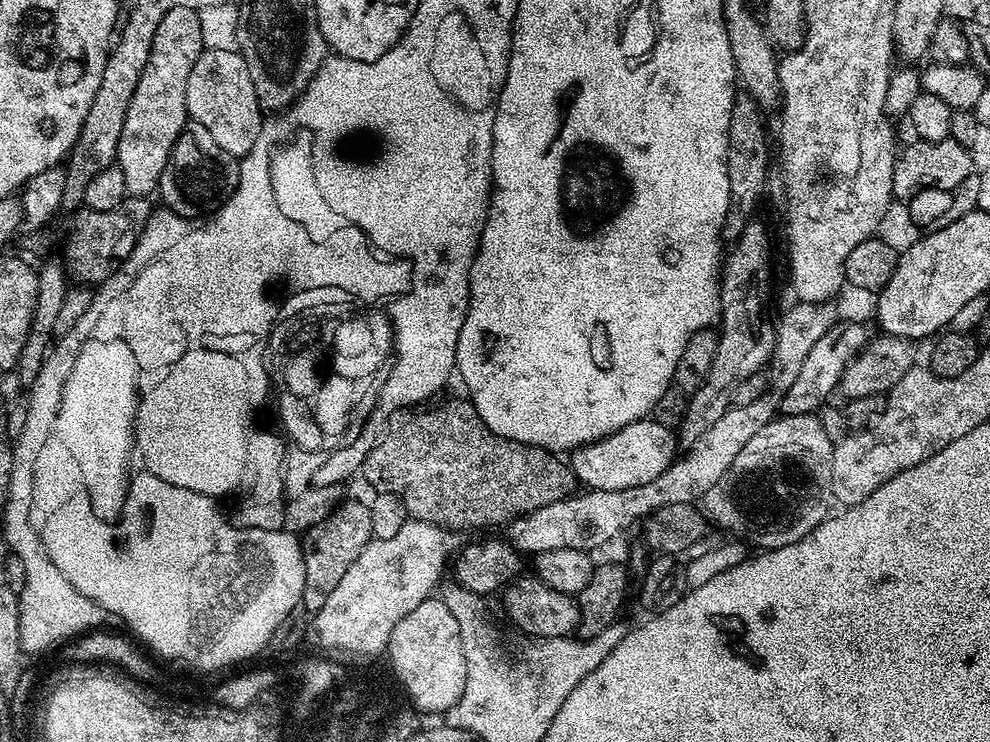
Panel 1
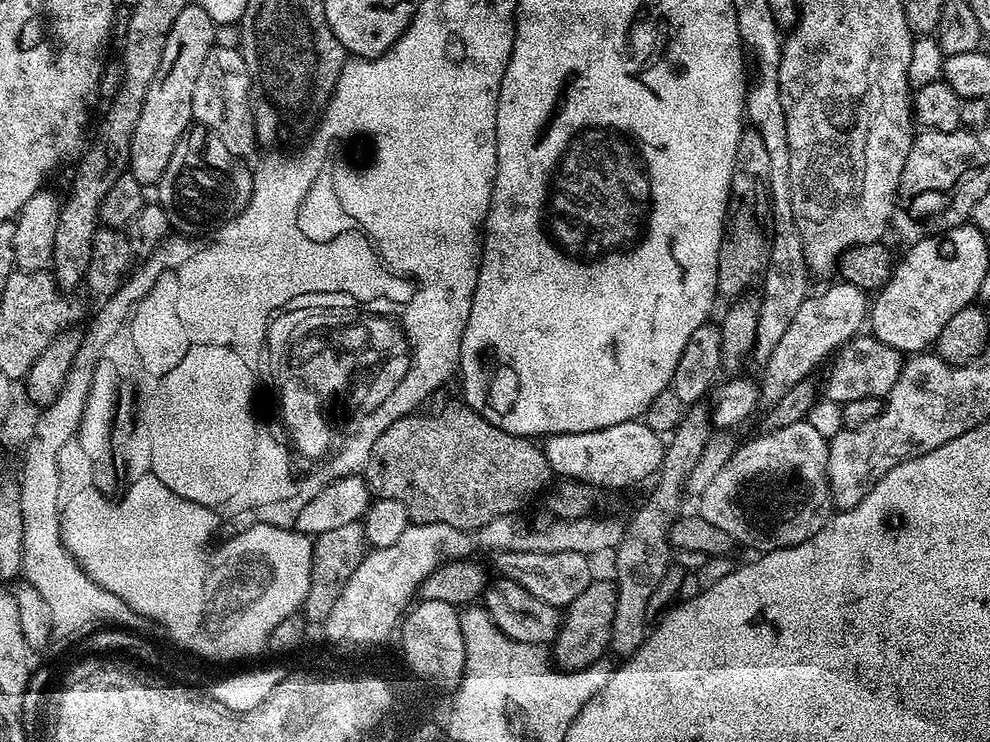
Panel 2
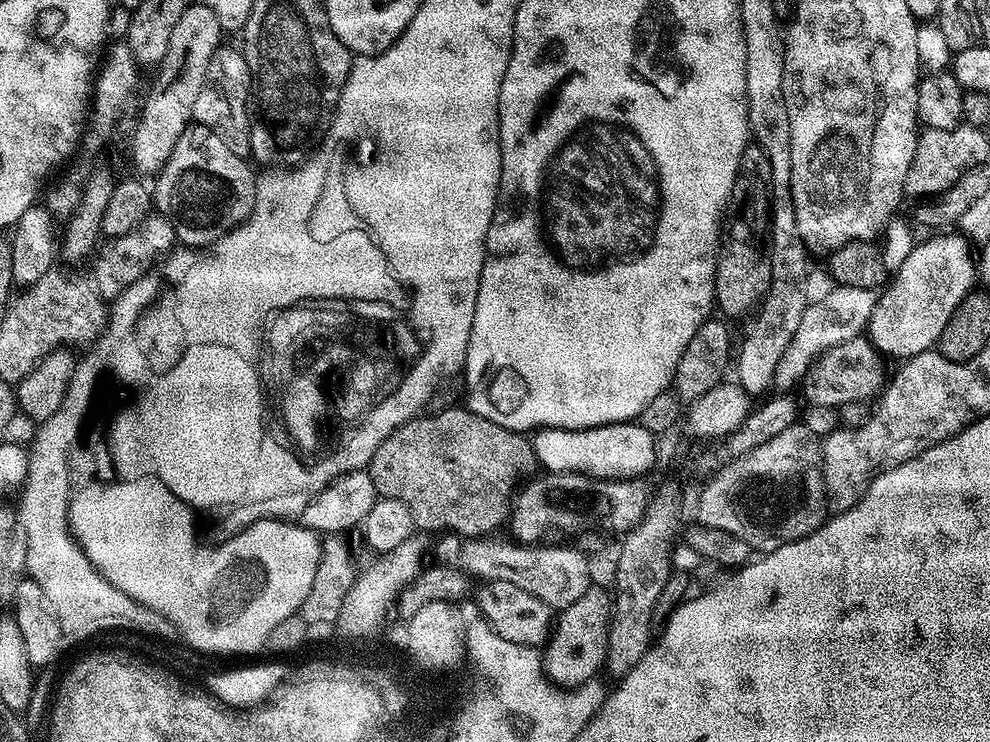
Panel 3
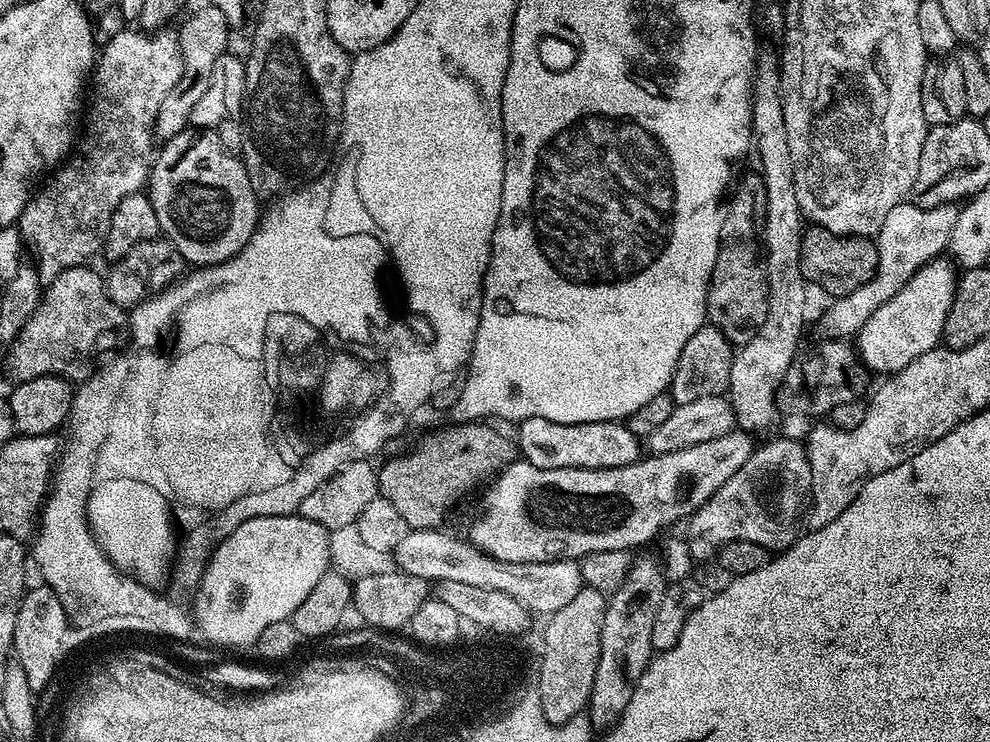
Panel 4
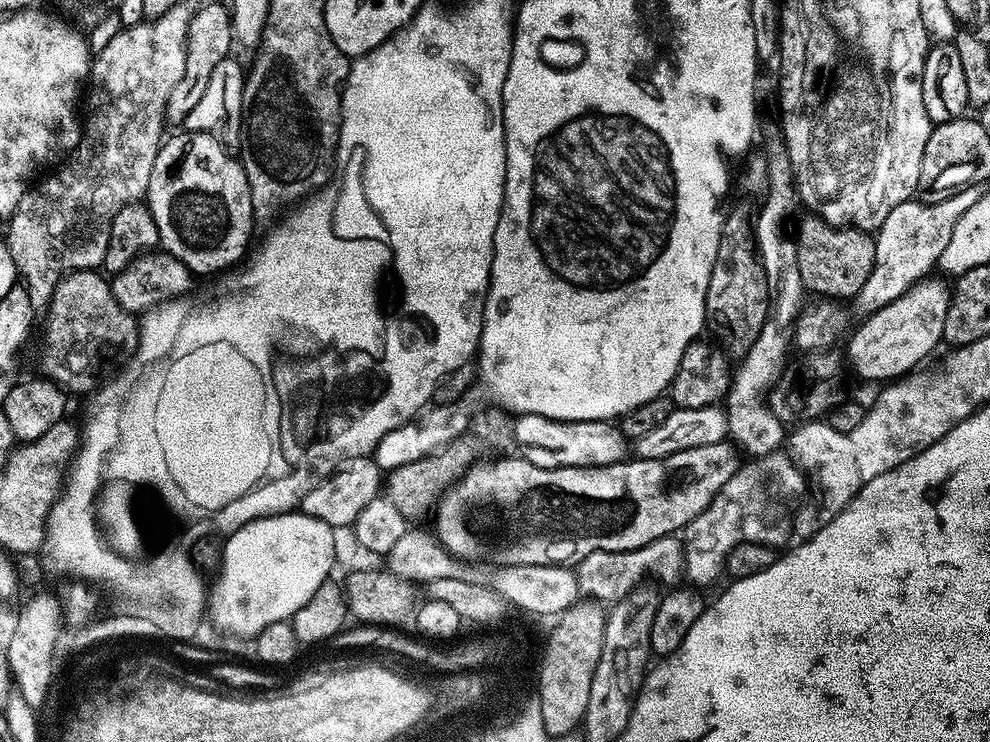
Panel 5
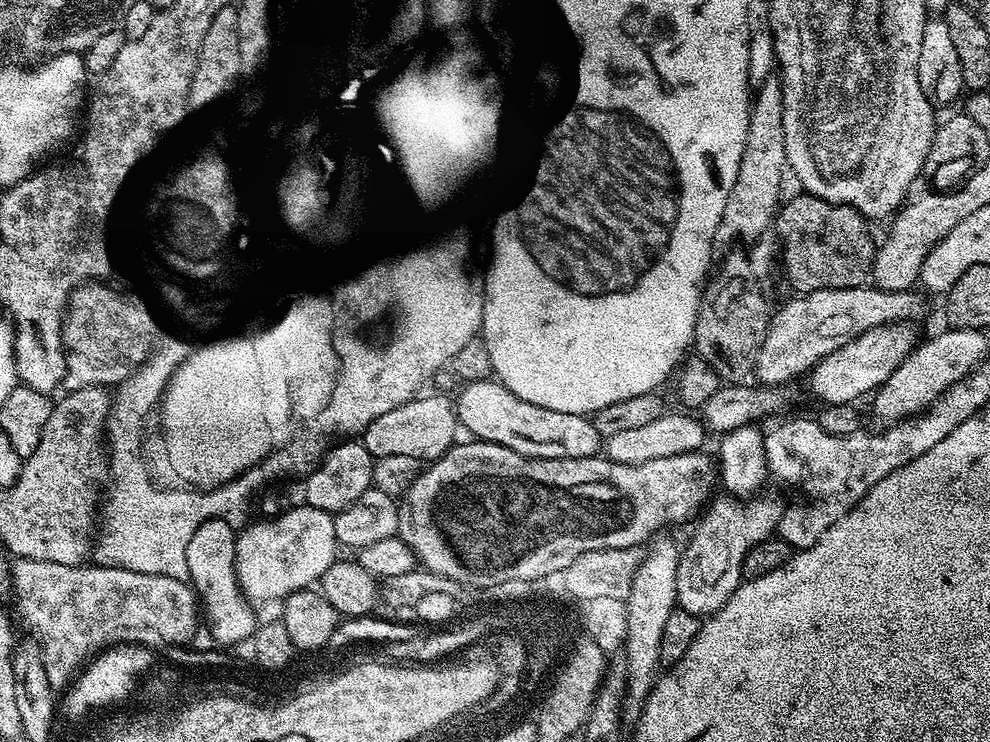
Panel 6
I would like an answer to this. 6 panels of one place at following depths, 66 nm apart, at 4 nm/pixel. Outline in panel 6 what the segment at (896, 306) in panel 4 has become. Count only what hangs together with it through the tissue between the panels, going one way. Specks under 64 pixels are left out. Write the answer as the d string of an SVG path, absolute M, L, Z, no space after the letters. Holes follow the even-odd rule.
M908 322L880 325L834 350L811 369L813 394L827 405L850 404L859 401L859 396L875 393L916 347L918 337L912 333L912 326Z

